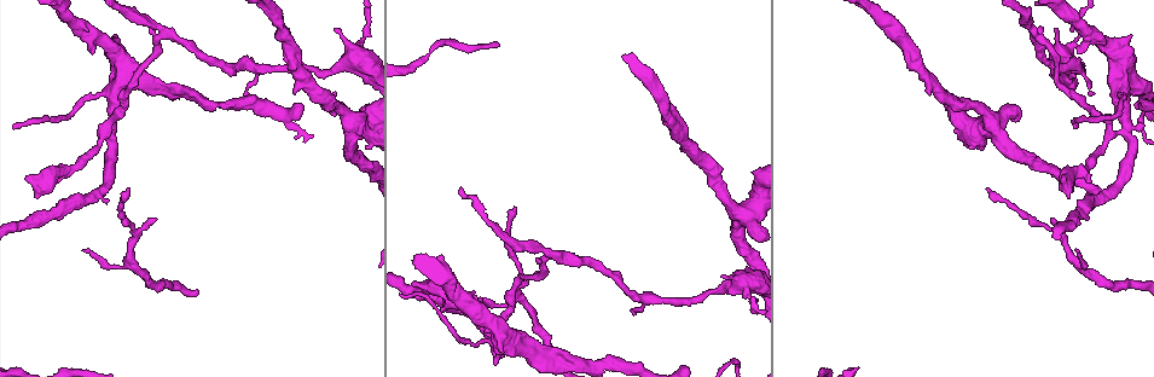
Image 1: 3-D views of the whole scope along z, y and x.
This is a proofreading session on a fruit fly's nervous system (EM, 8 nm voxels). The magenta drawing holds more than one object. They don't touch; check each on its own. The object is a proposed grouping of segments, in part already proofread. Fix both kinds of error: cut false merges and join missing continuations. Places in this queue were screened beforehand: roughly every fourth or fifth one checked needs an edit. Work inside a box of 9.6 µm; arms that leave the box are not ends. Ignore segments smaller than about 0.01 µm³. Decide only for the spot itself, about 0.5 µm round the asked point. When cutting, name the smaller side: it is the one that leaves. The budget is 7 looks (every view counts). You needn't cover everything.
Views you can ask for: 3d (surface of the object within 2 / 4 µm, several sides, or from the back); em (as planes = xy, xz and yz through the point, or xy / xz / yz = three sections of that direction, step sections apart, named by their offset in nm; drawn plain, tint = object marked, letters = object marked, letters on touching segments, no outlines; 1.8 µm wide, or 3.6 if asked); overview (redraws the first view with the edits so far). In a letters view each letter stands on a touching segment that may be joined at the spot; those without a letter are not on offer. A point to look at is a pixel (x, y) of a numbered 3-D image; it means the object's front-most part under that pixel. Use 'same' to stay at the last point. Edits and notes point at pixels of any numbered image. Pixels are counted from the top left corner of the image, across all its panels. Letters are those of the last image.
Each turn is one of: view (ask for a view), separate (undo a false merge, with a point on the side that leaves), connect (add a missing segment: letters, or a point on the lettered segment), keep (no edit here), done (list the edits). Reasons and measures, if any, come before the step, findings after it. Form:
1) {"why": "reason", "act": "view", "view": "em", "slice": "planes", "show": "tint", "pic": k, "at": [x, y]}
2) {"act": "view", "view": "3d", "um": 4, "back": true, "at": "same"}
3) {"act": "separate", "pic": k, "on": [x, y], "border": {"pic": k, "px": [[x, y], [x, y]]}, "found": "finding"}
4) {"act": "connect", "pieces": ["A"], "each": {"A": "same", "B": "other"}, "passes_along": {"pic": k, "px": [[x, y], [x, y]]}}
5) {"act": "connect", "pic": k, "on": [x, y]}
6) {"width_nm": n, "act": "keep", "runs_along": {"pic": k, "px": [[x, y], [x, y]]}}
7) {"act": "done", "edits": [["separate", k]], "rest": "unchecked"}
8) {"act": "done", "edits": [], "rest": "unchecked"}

{"act": "view", "view": "em", "slice": "planes", "show": "plain", "pic": 1, "at": [128, 188]}

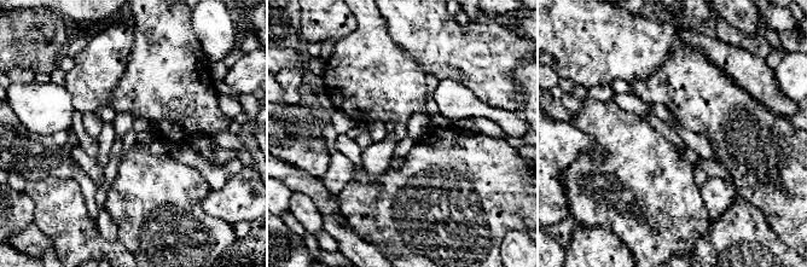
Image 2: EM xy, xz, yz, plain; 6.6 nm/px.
{"act": "view", "view": "em", "slice": "planes", "show": "letters", "at": "same"}

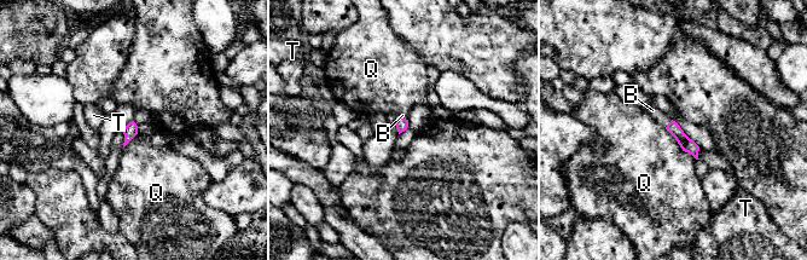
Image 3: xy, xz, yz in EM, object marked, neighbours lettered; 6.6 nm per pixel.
{"longest_contact_nm": ["Q", 300], "act": "connect", "pieces": ["B"], "each": {"B": "same", "Q": "other", "T": "other"}, "passes_along": {"pic": 3, "px": [[688, 145], [668, 123], [652, 110]]}, "found": "it goes on there"}

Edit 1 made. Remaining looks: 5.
{"why": "thin end", "act": "view", "view": "em", "slice": "yz", "step": 16, "show": "letters", "pic": 1, "at": [1053, 219]}

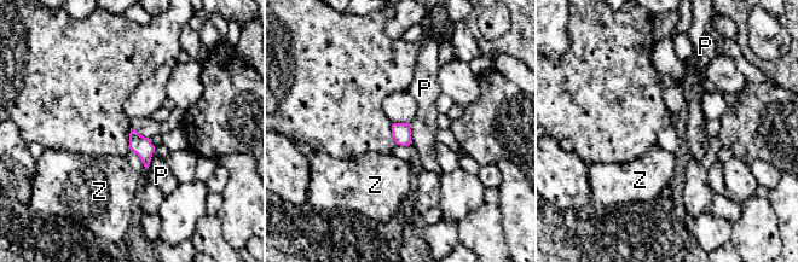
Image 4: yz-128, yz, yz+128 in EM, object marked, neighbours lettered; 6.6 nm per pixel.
{"why": "another direction", "act": "view", "view": "em", "slice": "planes", "show": "letters", "at": "same"}

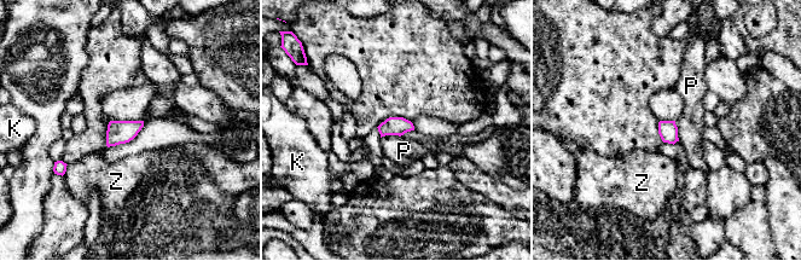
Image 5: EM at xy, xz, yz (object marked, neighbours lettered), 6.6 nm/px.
{"width_nm": 130, "act": "keep", "each": {"K": "other", "P": "other", "Z": "other"}, "border": {"pic": 5, "px": [[402, 134], [383, 135], [381, 138]]}, "found": "no lettered segment goes on from it"}

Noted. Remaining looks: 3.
{"why": "an open end", "act": "view", "view": "em", "slice": "planes", "show": "letters", "pic": 1, "at": [25, 178]}

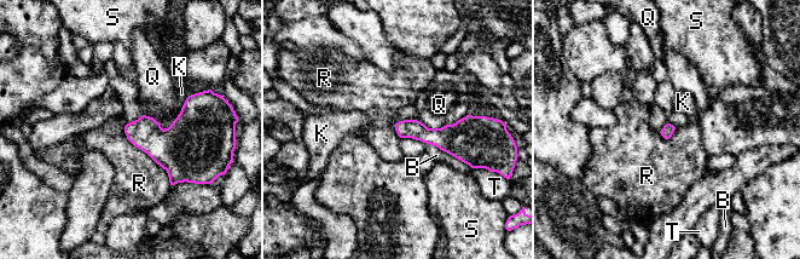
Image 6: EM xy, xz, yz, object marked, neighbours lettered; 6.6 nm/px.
{"act": "keep", "each": {"B": "other", "K": "other", "Q": "other", "R": "other", "S": "other", "T": "other"}, "border": {"pic": 6, "px": [[123, 126], [170, 184]]}, "found": "no lettered segment goes on from it"}

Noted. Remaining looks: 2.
{"act": "done", "edits": [["connect", 3]], "rest": "unchecked"}

